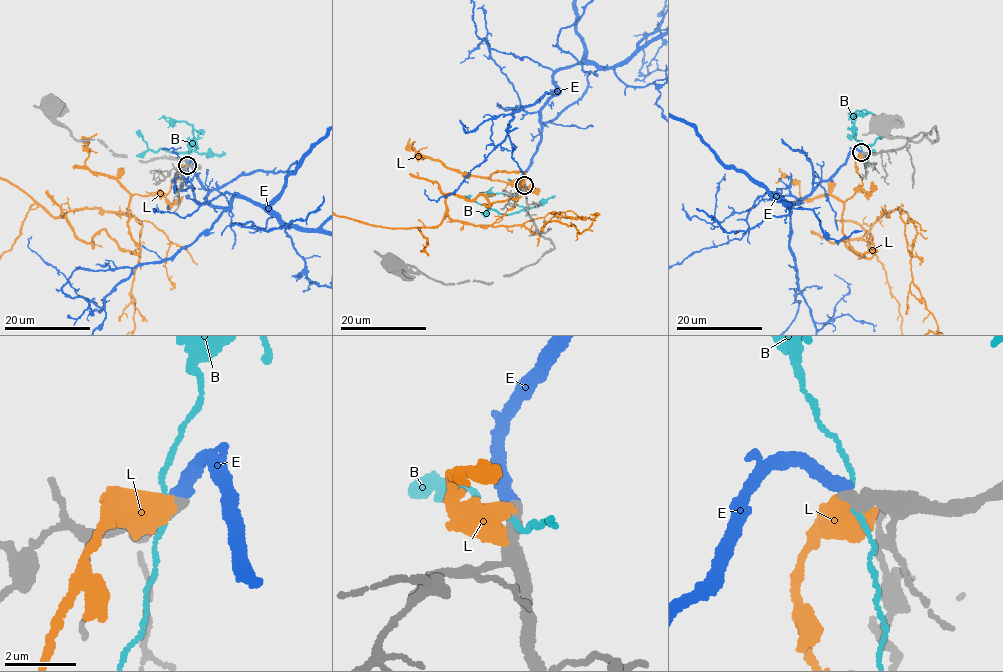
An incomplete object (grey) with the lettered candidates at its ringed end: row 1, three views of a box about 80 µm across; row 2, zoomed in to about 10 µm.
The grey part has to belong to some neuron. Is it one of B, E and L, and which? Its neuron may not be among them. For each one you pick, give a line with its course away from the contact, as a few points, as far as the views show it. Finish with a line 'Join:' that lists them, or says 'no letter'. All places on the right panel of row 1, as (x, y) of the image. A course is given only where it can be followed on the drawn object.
E: Its course: (862, 152), (795, 203), (772, 199), (755, 163), (783, 129), (827, 147), (866, 134), (937, 168), (961, 212)
Join: E

